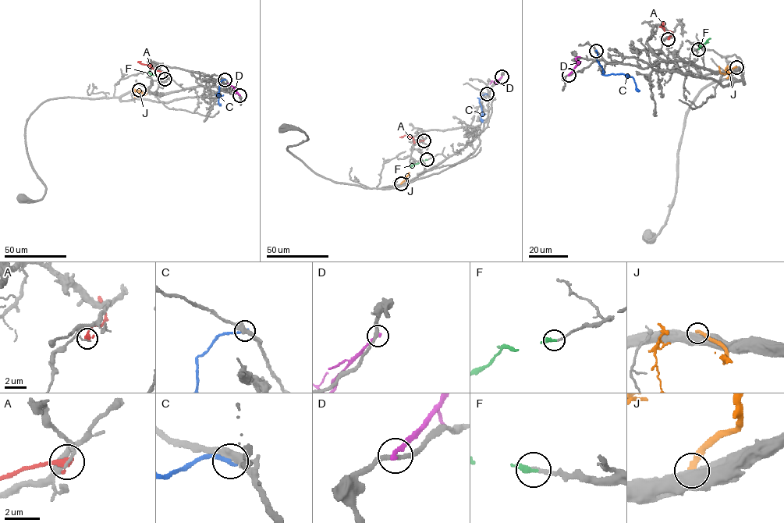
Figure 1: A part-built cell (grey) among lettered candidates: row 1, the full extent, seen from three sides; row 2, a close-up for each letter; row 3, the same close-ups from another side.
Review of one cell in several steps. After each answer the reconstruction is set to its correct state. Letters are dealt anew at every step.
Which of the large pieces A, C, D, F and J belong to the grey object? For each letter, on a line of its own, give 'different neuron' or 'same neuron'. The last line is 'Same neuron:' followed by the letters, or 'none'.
A: different neuron
C: different neuron
D: different neuron
F: same neuron
J: different neuron
Same neuron: F

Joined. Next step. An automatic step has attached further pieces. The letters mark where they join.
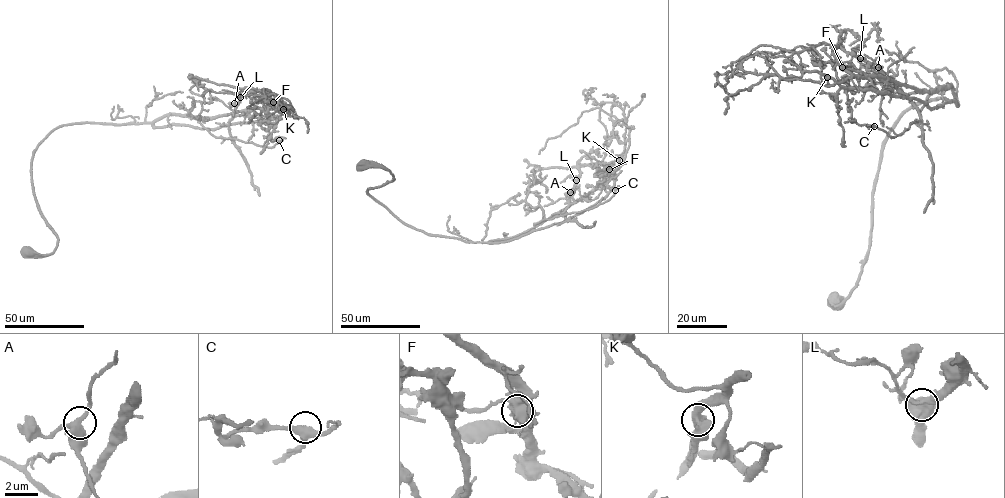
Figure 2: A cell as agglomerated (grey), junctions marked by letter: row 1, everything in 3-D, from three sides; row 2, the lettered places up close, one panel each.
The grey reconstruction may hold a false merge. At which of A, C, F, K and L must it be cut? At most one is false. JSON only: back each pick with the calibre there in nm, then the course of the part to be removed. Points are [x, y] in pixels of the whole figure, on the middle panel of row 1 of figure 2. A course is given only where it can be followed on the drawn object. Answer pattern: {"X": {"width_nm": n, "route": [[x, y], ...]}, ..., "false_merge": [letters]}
{"F": {"width_nm": 650, "route": [[609, 169], [569, 204], [578, 161], [607, 136], [600, 105], [583, 94], [590, 89], [586, 103]]}, "false_merge": ["F"]}

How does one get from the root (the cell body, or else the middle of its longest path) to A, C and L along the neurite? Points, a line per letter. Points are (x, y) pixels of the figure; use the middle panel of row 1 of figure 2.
A: (364, 163), (392, 174), (367, 193), (399, 219), (467, 241), (522, 234), (563, 211), (570, 192)
C: (364, 163), (392, 174), (367, 193), (401, 221), (473, 242), (513, 238), (545, 219), (604, 203), (615, 190)
L: (364, 163), (392, 174), (367, 193), (401, 221), (473, 242), (513, 238), (559, 213), (576, 180)

